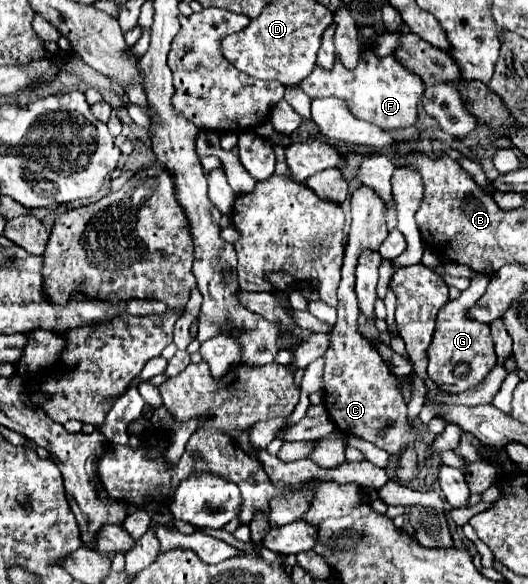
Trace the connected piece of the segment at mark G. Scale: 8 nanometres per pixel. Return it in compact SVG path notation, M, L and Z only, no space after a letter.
M475 275L471 279L471 287L461 291L457 299L447 301L443 309L437 315L435 323L435 333L431 339L431 345L427 347L429 355L429 377L447 393L461 393L467 389L477 387L497 365L497 355L493 349L493 339L491 339L491 329L489 325L483 325L475 319L467 319L467 309L471 309L479 297L485 293L489 285L487 275Z

